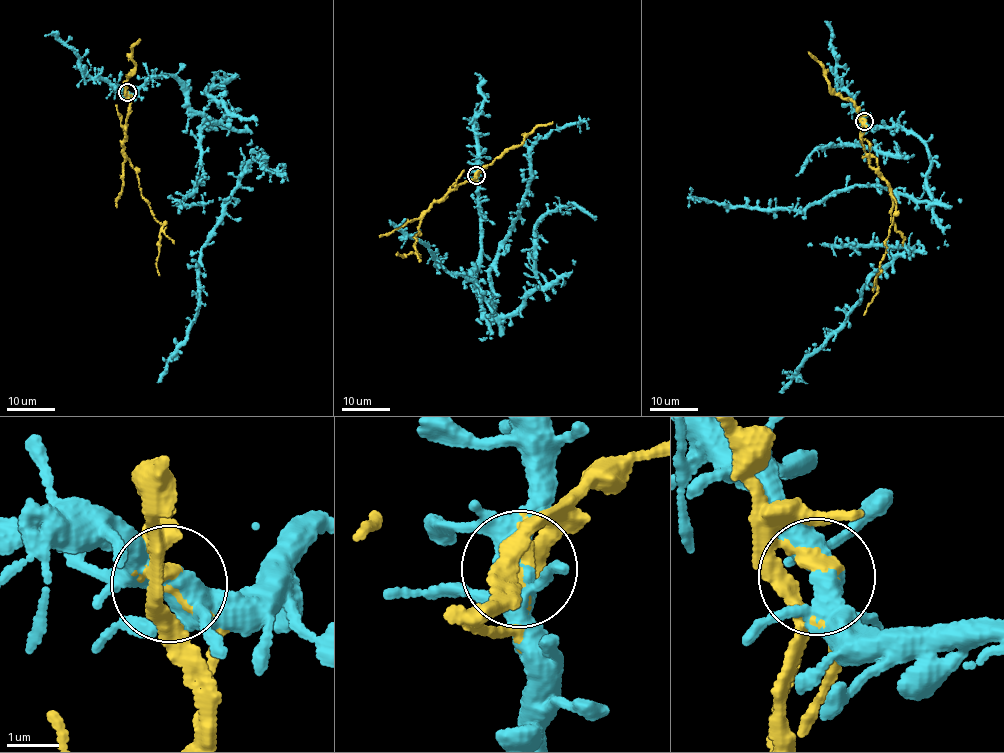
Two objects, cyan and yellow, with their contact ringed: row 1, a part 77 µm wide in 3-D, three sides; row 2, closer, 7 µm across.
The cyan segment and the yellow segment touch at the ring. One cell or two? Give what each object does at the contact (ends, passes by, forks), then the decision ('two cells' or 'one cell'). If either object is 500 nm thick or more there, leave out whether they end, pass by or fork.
cyan forks | yellow passes by | two cells

